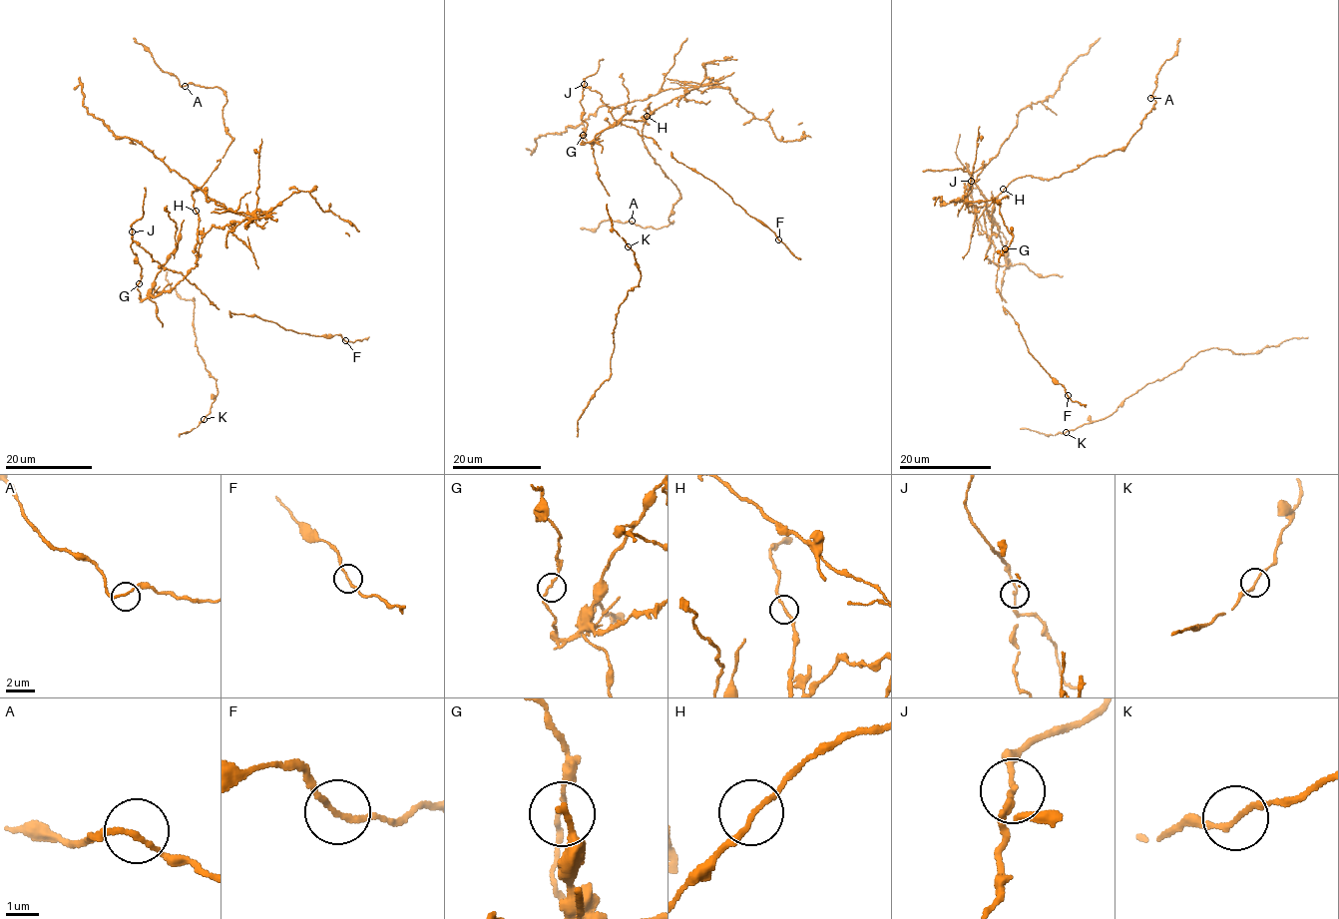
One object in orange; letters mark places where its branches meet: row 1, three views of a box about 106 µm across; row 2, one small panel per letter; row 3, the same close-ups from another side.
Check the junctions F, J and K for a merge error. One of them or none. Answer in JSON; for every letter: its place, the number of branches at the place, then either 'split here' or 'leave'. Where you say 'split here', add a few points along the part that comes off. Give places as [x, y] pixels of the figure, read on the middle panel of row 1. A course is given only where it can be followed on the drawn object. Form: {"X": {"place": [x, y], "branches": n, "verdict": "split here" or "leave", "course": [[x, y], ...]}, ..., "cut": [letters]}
{"F": {"place": [778, 239], "branches": 2, "verdict": "leave"}, "J": {"place": [584, 84], "branches": 2, "verdict": "split here", "course": [[584, 83], [582, 143], [643, 121], [648, 104], [644, 144], [680, 200], [658, 229], [581, 229]]}, "K": {"place": [628, 246], "branches": 2, "verdict": "leave"}, "cut": ["J"]}

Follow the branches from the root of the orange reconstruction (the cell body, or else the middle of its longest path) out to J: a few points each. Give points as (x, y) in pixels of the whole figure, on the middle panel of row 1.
J: (597, 144), (582, 143), (580, 135), (585, 135), (587, 124), (582, 119), (580, 102), (584, 83)

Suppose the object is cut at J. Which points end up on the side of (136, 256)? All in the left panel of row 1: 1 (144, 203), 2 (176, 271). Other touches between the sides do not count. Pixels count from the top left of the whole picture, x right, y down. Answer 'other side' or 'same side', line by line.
1: other side
2: other side

